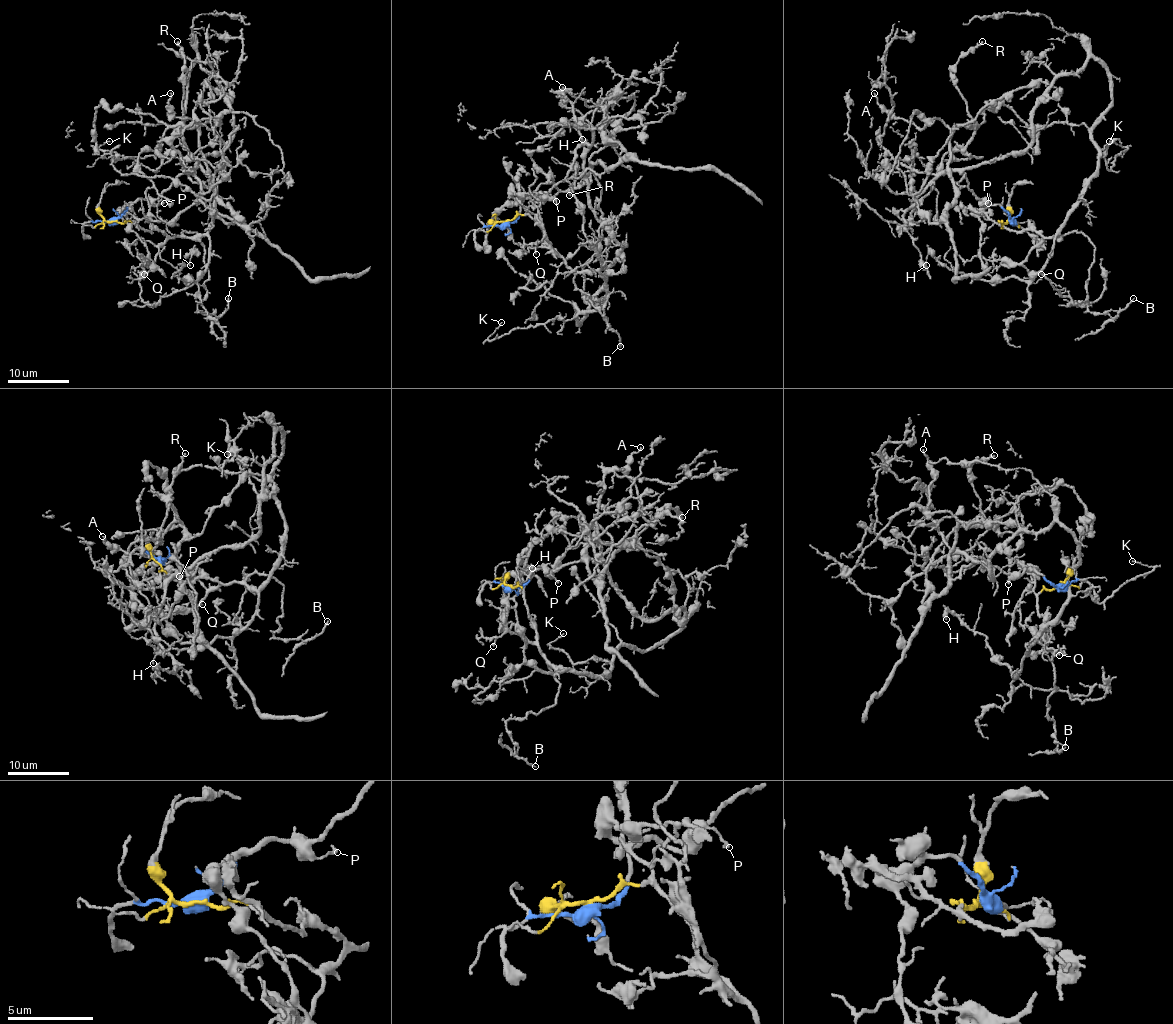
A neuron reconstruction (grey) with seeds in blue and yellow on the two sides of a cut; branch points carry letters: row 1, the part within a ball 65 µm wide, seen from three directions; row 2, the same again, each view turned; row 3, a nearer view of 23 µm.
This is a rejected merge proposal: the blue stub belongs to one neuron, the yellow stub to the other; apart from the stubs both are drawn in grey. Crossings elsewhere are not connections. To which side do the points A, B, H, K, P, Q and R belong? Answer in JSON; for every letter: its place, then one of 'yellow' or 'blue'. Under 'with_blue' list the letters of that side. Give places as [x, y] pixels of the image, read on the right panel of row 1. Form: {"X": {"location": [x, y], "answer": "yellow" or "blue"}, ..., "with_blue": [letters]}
{"A": {"location": [874, 93], "answer": "blue"}, "B": {"location": [1133, 298], "answer": "yellow"}, "H": {"location": [926, 265], "answer": "yellow"}, "K": {"location": [1109, 141], "answer": "yellow"}, "P": {"location": [988, 203], "answer": "blue"}, "Q": {"location": [1041, 274], "answer": "yellow"}, "R": {"location": [982, 41], "answer": "blue"}, "with_blue": ["A", "P", "R"]}

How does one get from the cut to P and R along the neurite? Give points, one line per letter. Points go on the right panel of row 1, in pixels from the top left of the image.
P: (1009, 221), (1009, 215), (998, 204), (986, 201), (989, 200), (981, 206), (989, 203)
R: (1009, 221), (966, 173), (955, 186), (949, 166), (950, 132), (973, 123), (955, 64), (983, 41)

